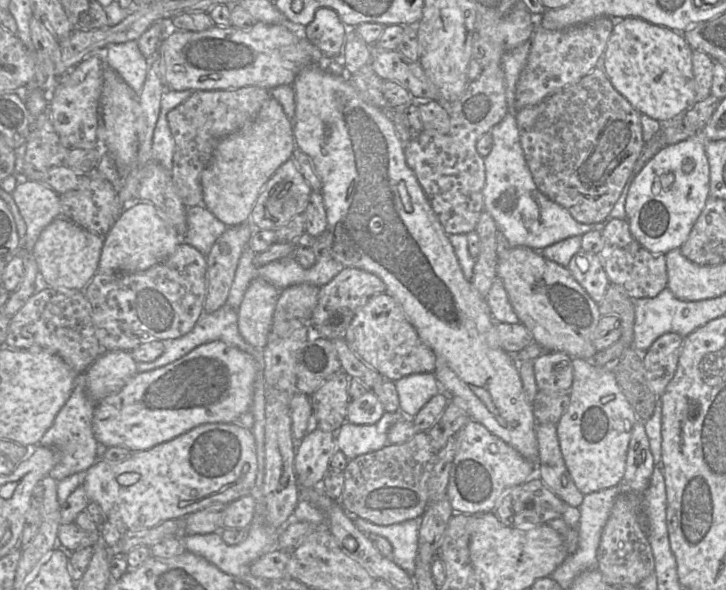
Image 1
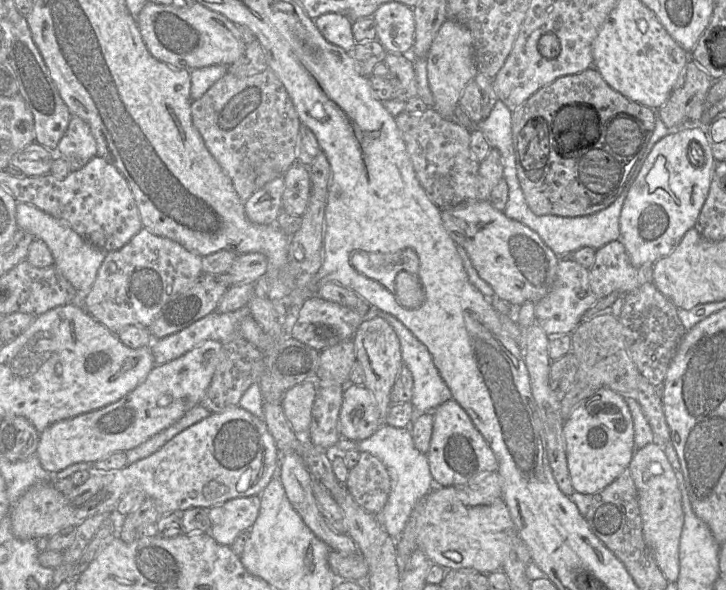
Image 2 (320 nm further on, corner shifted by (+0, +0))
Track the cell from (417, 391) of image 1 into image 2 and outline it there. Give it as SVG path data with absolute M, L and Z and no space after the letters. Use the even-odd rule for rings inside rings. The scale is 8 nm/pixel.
M385 312L376 313L380 314L392 326L400 341L403 363L409 368L413 375L414 385L411 403L413 404L416 413L423 413L427 411L432 412L439 405L452 399L451 391L441 377L427 347L420 342L397 318Z

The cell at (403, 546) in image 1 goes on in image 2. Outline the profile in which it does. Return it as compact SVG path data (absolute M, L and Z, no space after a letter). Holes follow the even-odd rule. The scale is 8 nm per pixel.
M383 423L370 437L358 442L357 450L372 453L387 468L391 479L391 491L384 508L376 514L376 518L386 532L397 540L414 508L435 486L428 457L415 447L410 427L394 427L387 423Z

